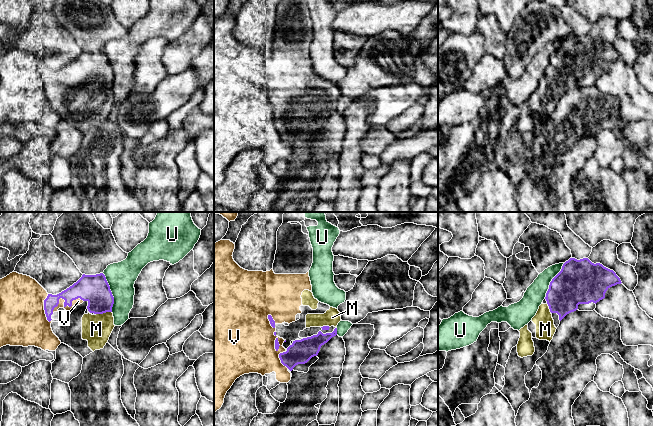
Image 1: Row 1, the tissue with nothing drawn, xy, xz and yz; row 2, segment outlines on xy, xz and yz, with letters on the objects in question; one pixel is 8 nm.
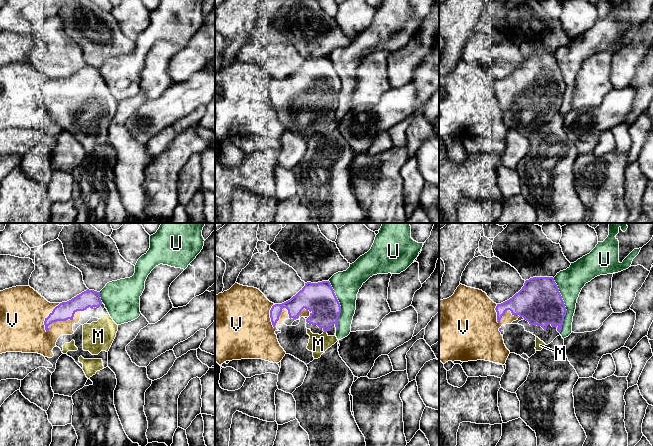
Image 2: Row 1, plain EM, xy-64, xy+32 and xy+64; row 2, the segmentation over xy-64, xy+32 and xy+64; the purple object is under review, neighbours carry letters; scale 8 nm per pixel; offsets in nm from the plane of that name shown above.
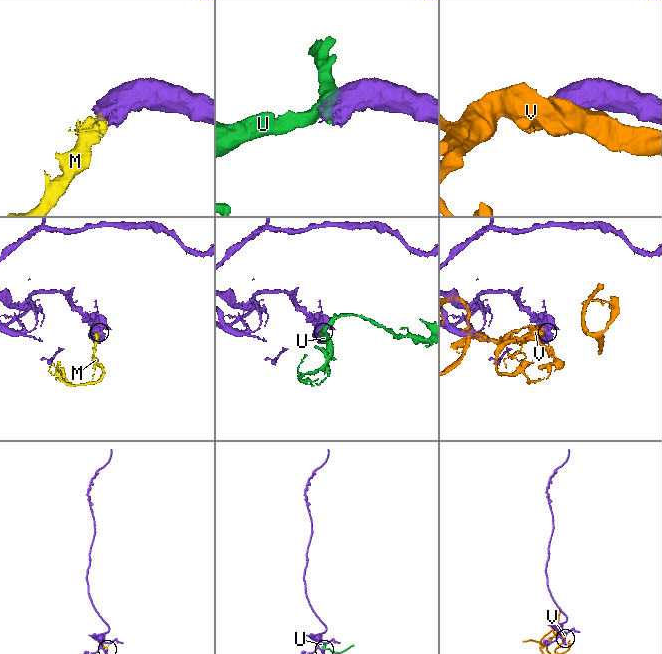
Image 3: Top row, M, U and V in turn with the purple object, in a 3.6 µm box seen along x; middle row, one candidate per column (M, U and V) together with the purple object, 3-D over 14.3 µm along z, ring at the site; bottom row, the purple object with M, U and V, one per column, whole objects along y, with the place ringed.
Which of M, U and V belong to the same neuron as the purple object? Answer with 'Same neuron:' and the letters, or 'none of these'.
Same neuron: M

